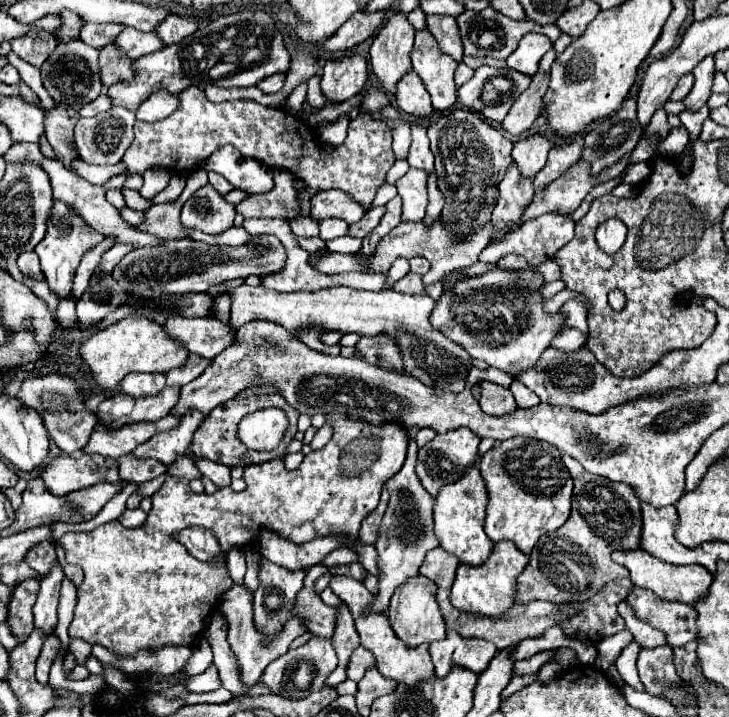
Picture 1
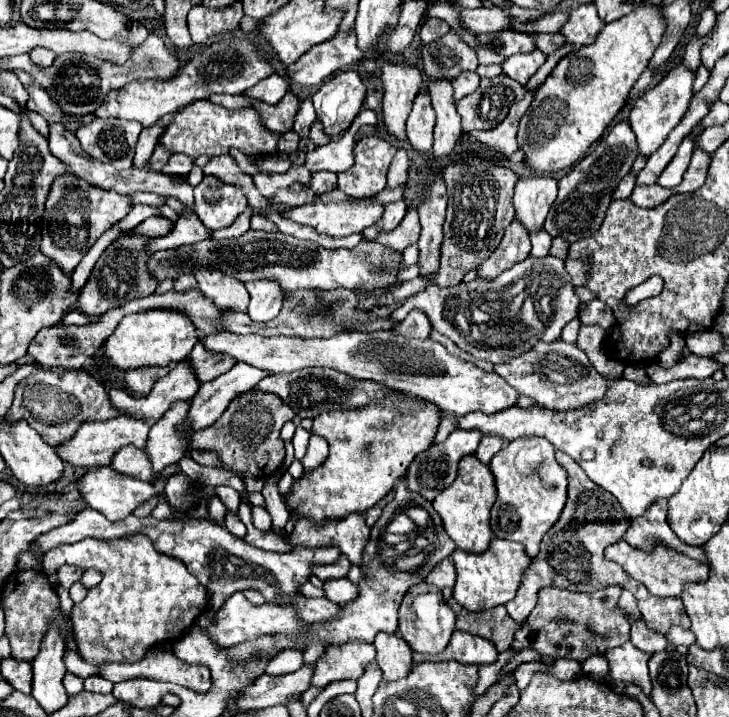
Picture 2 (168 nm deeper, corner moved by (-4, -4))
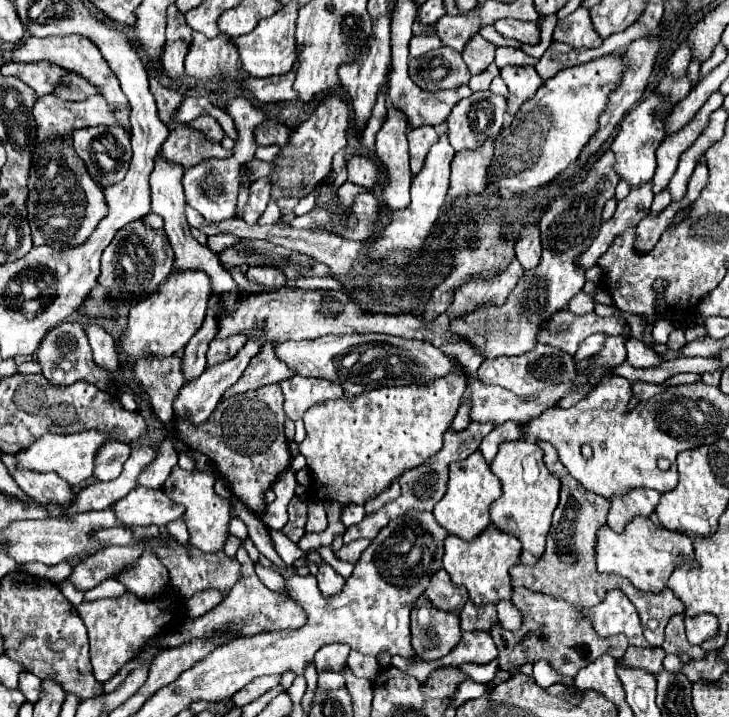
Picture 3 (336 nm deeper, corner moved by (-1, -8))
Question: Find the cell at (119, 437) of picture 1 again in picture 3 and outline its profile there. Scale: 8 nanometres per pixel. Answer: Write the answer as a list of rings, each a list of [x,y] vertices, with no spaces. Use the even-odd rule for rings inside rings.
[[[81,432],[81,434],[45,434],[41,440],[37,440],[31,448],[25,452],[19,452],[17,458],[17,468],[23,470],[35,470],[35,472],[55,472],[69,484],[81,484],[91,478],[93,474],[93,456],[97,454],[97,448],[105,444],[109,436],[105,432]]]

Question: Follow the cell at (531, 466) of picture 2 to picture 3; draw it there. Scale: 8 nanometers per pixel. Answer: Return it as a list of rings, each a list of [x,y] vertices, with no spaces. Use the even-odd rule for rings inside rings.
[[[515,440],[501,442],[499,452],[491,462],[493,474],[503,484],[503,496],[491,504],[491,522],[509,534],[515,534],[521,540],[521,564],[535,564],[545,550],[545,538],[551,528],[553,510],[559,504],[559,480],[545,468],[543,450],[537,442]]]

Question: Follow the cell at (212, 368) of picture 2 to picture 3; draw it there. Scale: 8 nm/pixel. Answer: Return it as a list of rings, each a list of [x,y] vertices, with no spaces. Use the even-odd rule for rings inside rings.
[[[233,334],[229,338],[215,338],[209,344],[207,366],[215,366],[215,364],[221,364],[221,362],[233,358],[235,352],[245,346],[245,340],[247,340],[245,334]]]

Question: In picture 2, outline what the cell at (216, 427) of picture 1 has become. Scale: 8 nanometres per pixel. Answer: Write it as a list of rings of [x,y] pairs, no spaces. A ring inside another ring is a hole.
[[[244,392],[232,400],[228,410],[212,424],[192,436],[194,450],[214,452],[220,462],[240,474],[252,474],[256,478],[268,478],[278,472],[284,460],[284,442],[280,438],[280,430],[286,422],[290,422],[296,414],[278,396],[260,394],[260,392]]]

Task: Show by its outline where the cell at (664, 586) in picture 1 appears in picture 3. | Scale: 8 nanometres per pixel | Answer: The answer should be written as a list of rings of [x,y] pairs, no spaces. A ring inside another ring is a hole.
[[[635,516],[621,534],[613,532],[607,524],[597,530],[595,560],[597,572],[621,574],[633,582],[635,588],[645,592],[661,592],[667,588],[667,580],[675,568],[675,560],[683,556],[693,562],[693,540],[677,530],[667,530],[655,520],[645,516]]]

